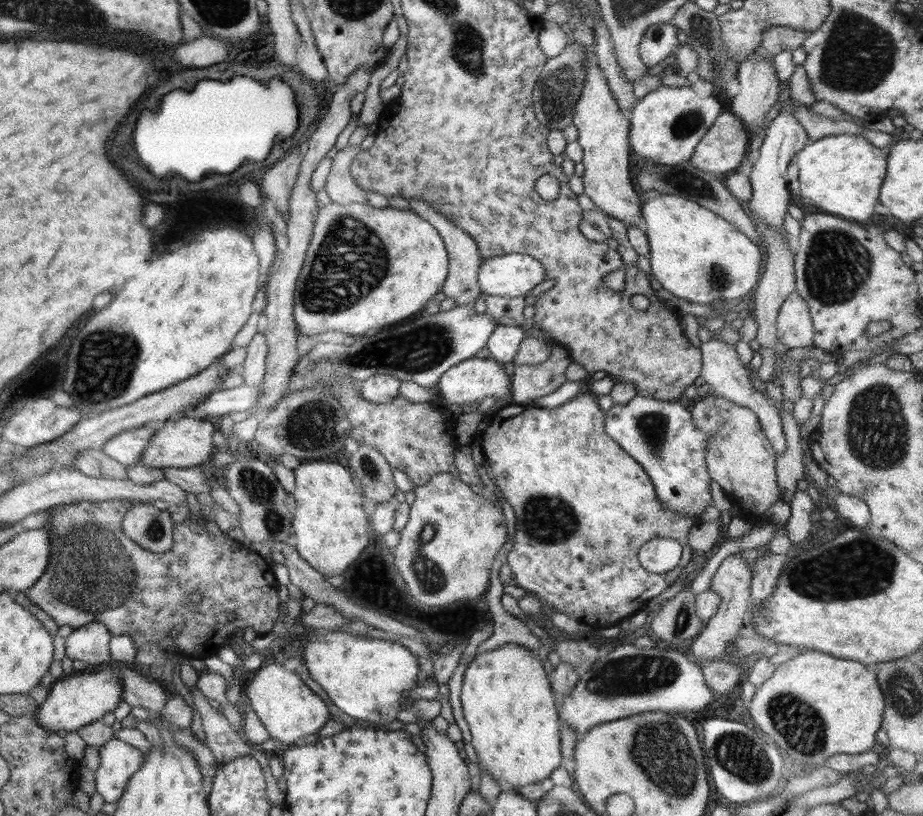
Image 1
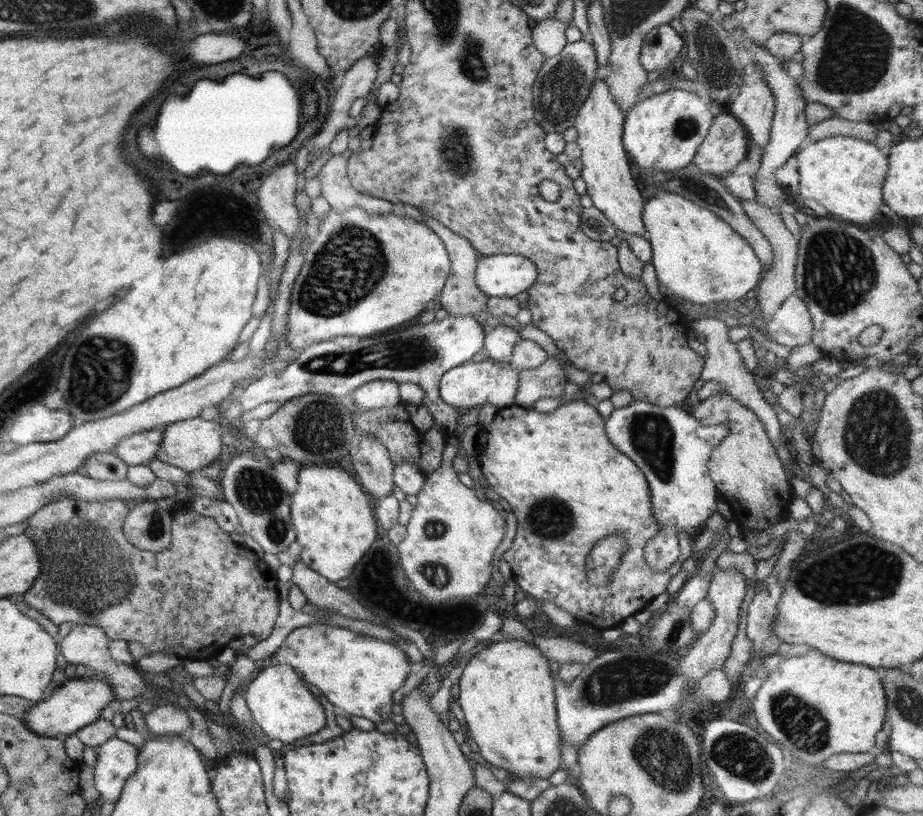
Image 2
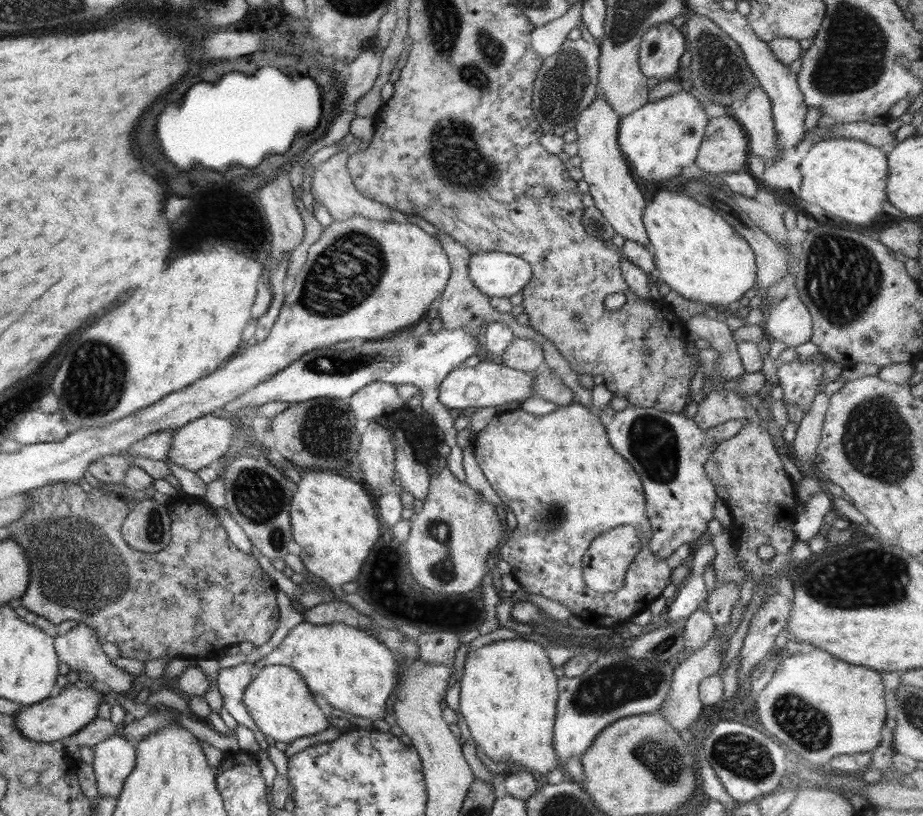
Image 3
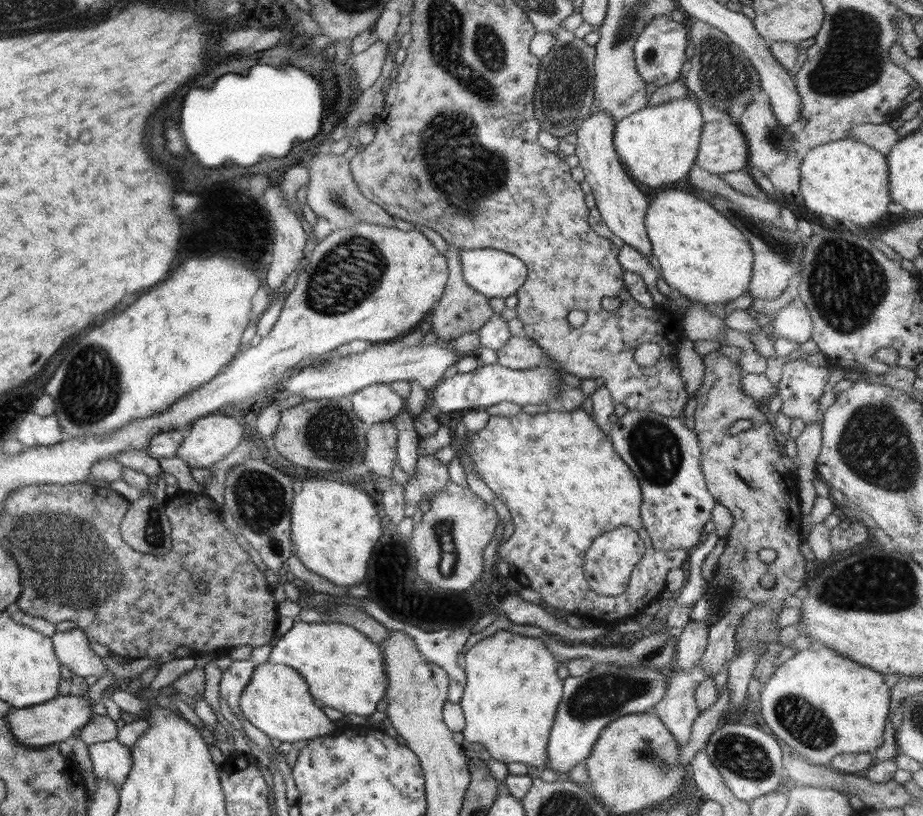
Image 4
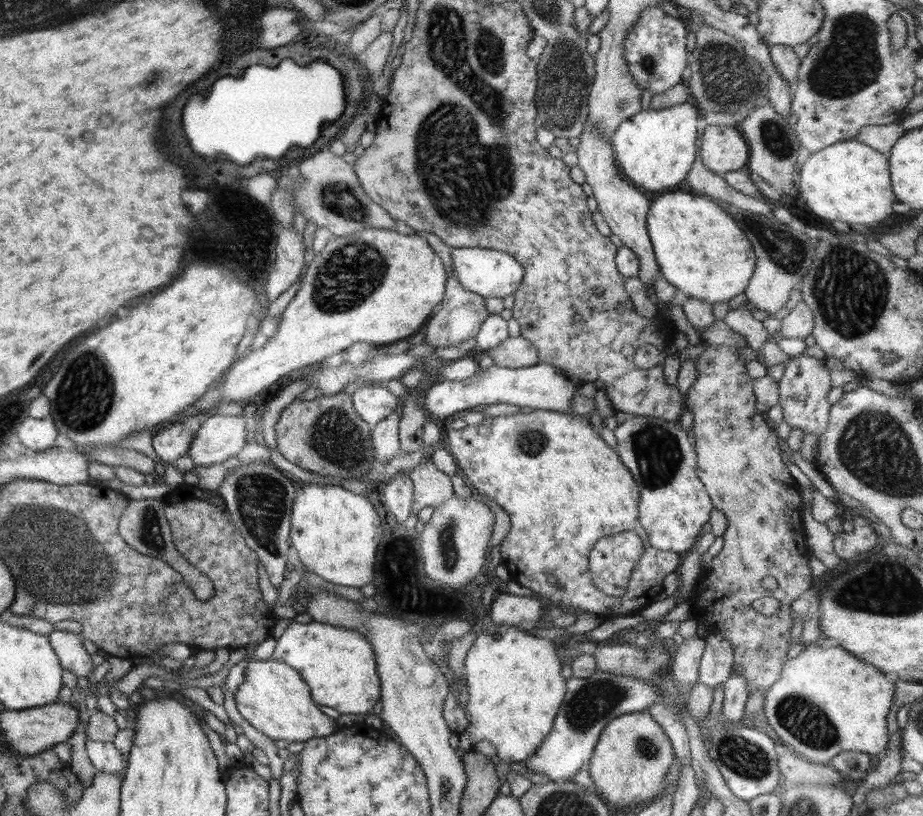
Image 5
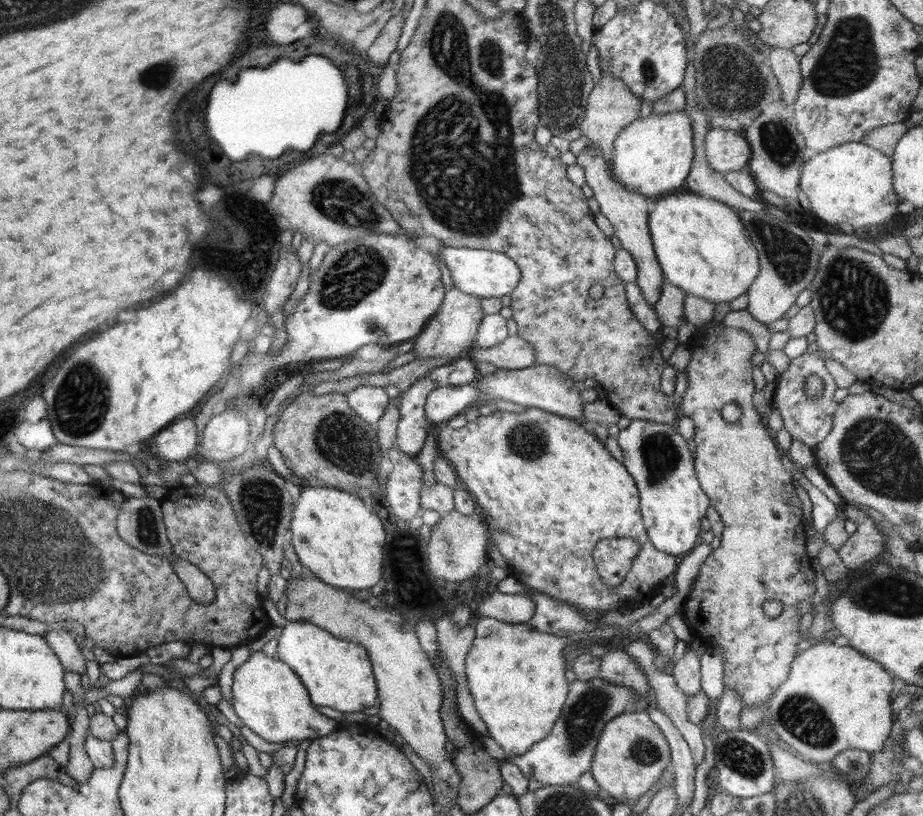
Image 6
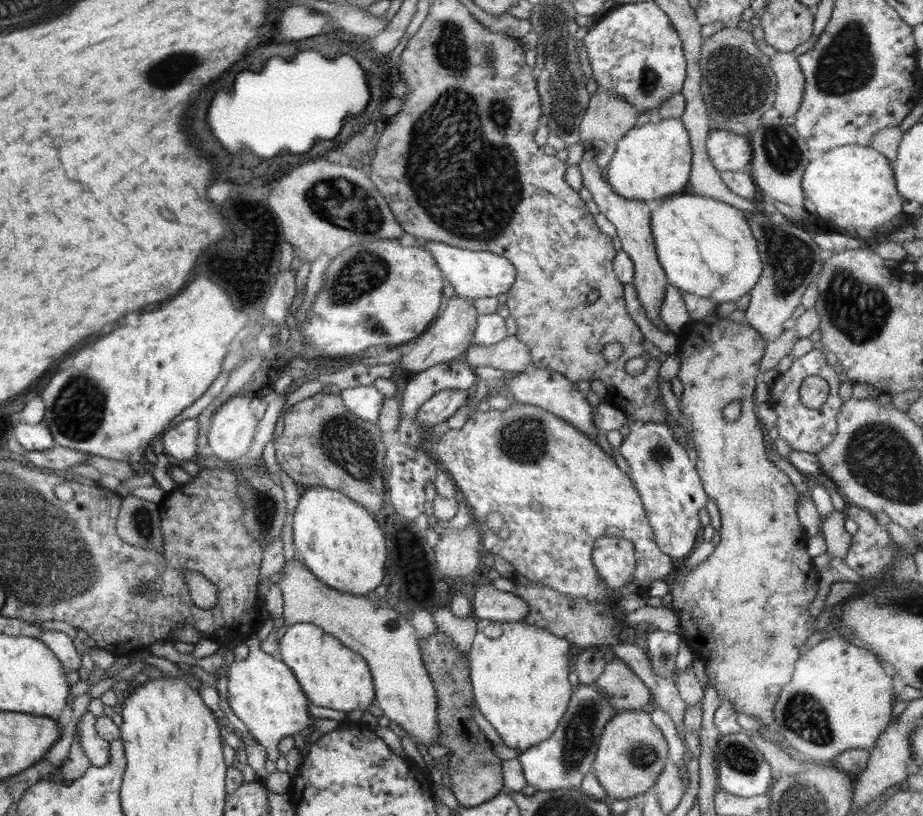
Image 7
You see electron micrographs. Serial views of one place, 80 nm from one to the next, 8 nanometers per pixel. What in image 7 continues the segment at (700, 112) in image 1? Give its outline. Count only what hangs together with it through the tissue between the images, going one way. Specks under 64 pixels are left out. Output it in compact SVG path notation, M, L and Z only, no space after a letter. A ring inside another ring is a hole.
M680 118L662 119L658 125L649 122L634 126L617 142L616 148L616 153L605 170L605 178L612 191L620 197L632 201L664 202L670 199L670 196L680 194L684 188L688 188L693 153L688 131Z

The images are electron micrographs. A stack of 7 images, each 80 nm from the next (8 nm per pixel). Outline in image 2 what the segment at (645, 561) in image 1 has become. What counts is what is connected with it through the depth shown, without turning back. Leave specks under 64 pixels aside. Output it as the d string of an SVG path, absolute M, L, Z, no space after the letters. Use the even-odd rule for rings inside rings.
M634 399L628 406L612 411L611 415L606 418L605 431L607 437L610 438L610 443L628 456L648 481L652 501L651 511L661 529L660 533L656 533L650 541L647 541L643 548L643 557L655 571L663 571L671 567L680 556L679 532L685 532L694 537L706 526L705 522L717 512L718 492L715 482L711 479L707 462L712 450L720 445L722 438L726 438L729 426L725 424L702 426L692 413L681 407L658 406Z

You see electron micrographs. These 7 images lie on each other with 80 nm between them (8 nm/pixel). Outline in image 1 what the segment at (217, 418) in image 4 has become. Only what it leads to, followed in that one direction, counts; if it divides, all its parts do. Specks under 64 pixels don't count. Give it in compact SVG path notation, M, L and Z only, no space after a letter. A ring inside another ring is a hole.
M188 416L173 417L165 421L164 427L152 435L146 451L142 453L137 463L154 468L197 468L217 452L212 443L214 435L214 425L206 419L194 419Z

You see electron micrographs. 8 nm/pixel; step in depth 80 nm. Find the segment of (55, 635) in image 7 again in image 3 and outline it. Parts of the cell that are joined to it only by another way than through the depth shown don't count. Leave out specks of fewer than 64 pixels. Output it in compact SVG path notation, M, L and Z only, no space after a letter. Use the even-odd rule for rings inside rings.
M78 623L72 627L64 636L54 637L54 647L59 657L59 660L70 667L70 671L84 673L93 678L97 682L104 682L110 686L114 692L118 692L124 696L130 686L136 679L136 676L131 676L125 673L124 670L116 667L113 660L110 659L104 651L102 651L102 643L98 641L96 631L85 624Z

